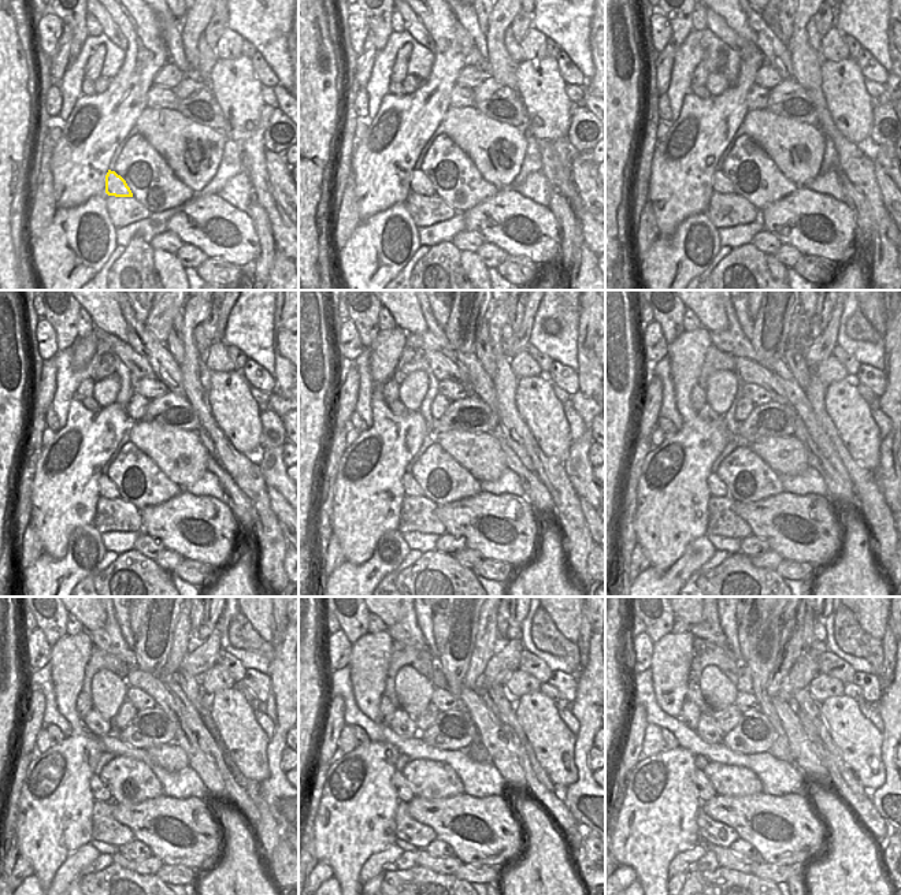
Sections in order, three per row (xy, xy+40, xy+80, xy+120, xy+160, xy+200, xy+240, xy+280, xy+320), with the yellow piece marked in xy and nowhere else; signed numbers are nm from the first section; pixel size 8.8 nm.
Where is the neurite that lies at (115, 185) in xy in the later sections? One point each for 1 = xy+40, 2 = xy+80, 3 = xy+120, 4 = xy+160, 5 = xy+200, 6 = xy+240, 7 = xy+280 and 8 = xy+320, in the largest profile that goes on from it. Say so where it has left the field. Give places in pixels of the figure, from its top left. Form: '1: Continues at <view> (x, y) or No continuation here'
1: Continues at xy+40 (421, 185)
2: Continues at xy+80 (720, 182)
3: Continues at xy+120 (107, 489)
4: Continues at xy+160 (412, 489)
5: Continues at xy+200 (718, 489)
6: Continues at xy+240 (100, 793)
7: Continues at xy+280 (399, 782)
8: Continues at xy+320 (704, 787).

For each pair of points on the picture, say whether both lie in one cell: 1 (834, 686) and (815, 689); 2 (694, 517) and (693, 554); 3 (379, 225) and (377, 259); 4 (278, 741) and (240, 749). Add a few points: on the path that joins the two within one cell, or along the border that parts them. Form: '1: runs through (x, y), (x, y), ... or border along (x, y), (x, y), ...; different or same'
1: runs through (830, 687), (819, 689); same
2: border along (705, 534), (694, 538), (673, 564); different
3: runs through (379, 233), (379, 248), (377, 251); same
4: border along (270, 739), (267, 746), (269, 775); different

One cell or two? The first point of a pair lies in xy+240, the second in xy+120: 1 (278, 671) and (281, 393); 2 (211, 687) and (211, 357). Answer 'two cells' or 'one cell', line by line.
1: one cell
2: one cell

